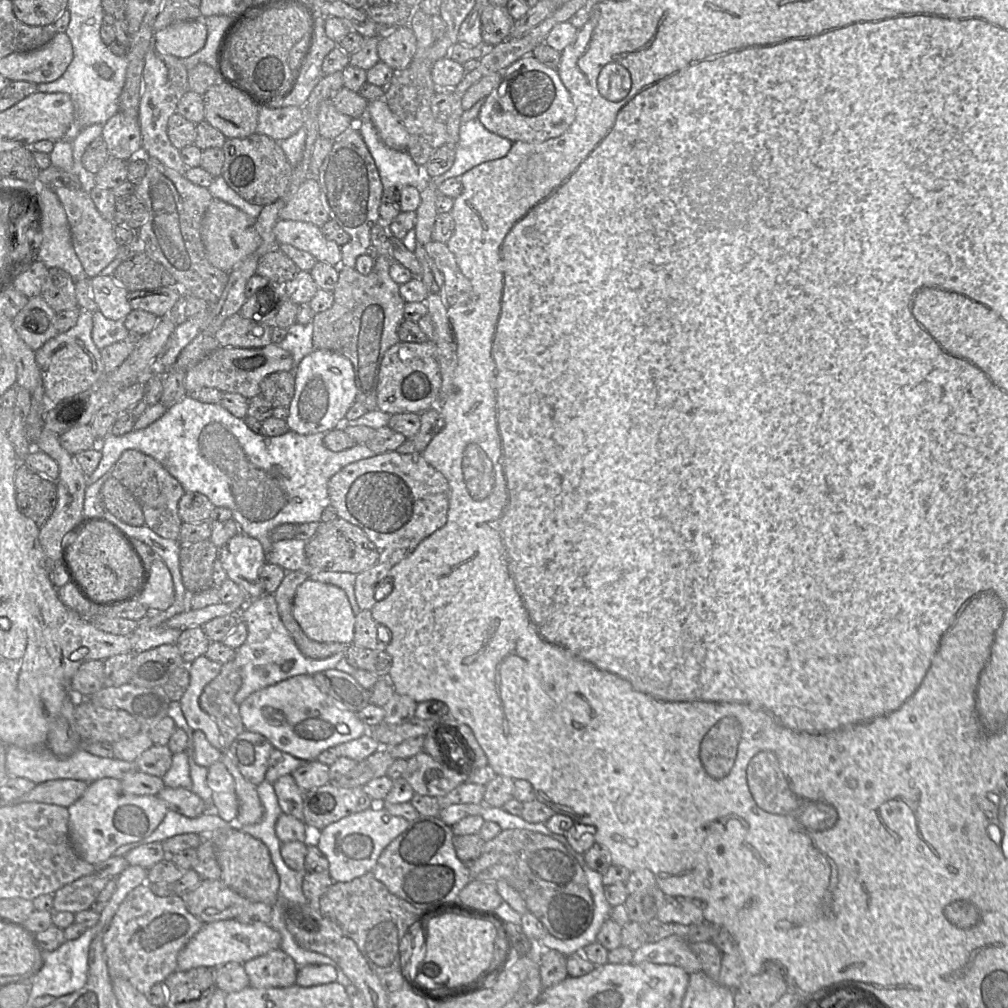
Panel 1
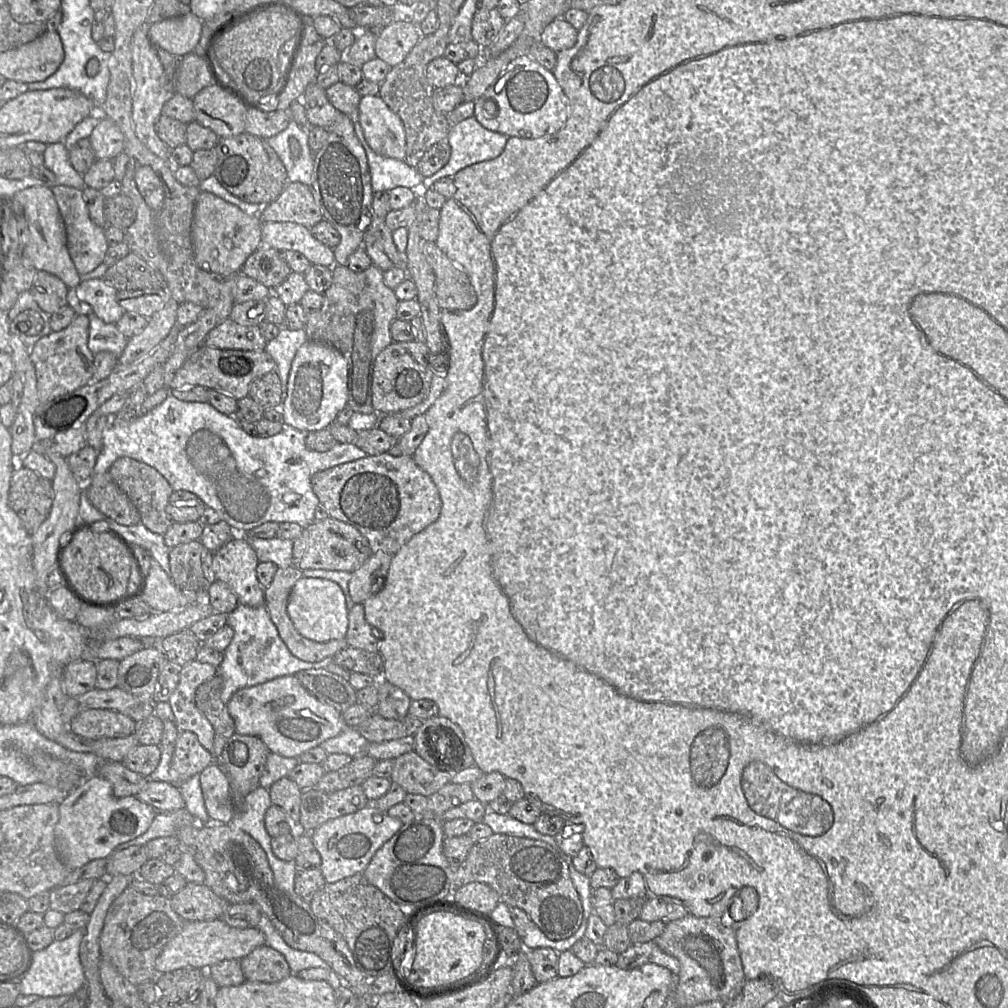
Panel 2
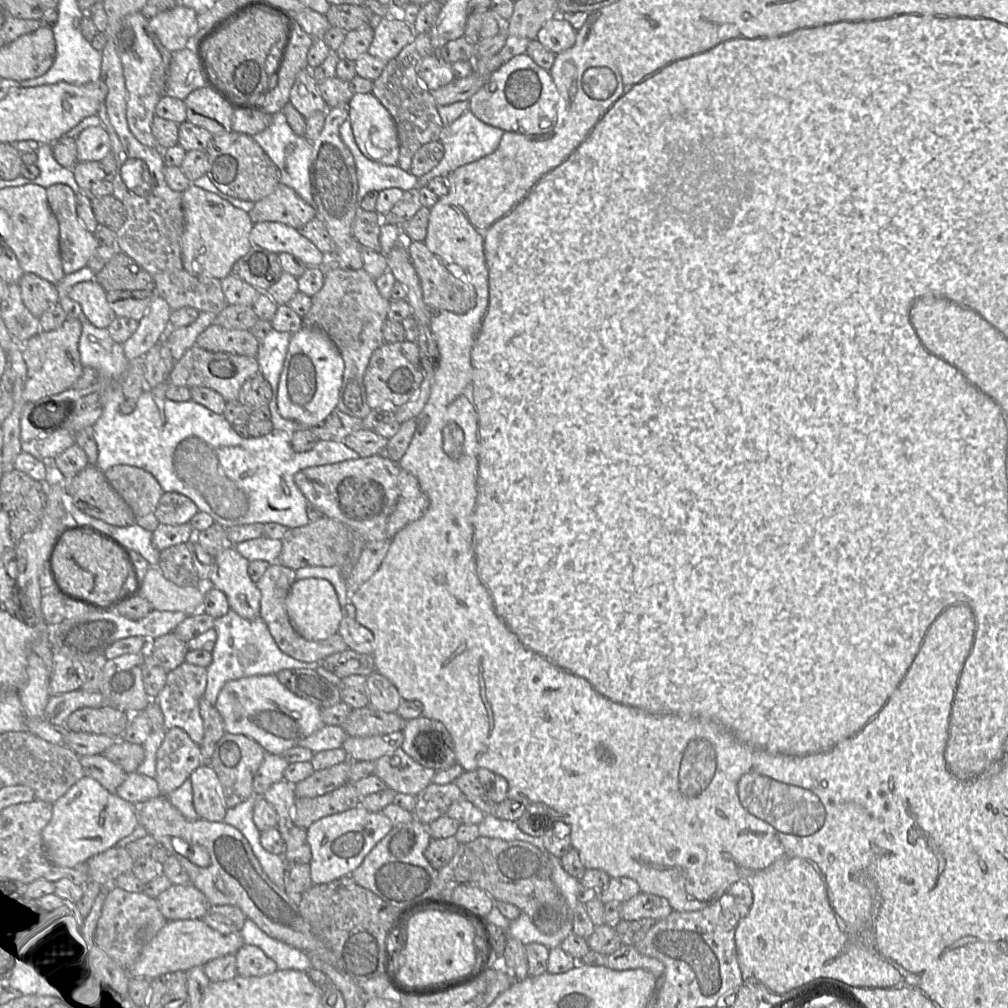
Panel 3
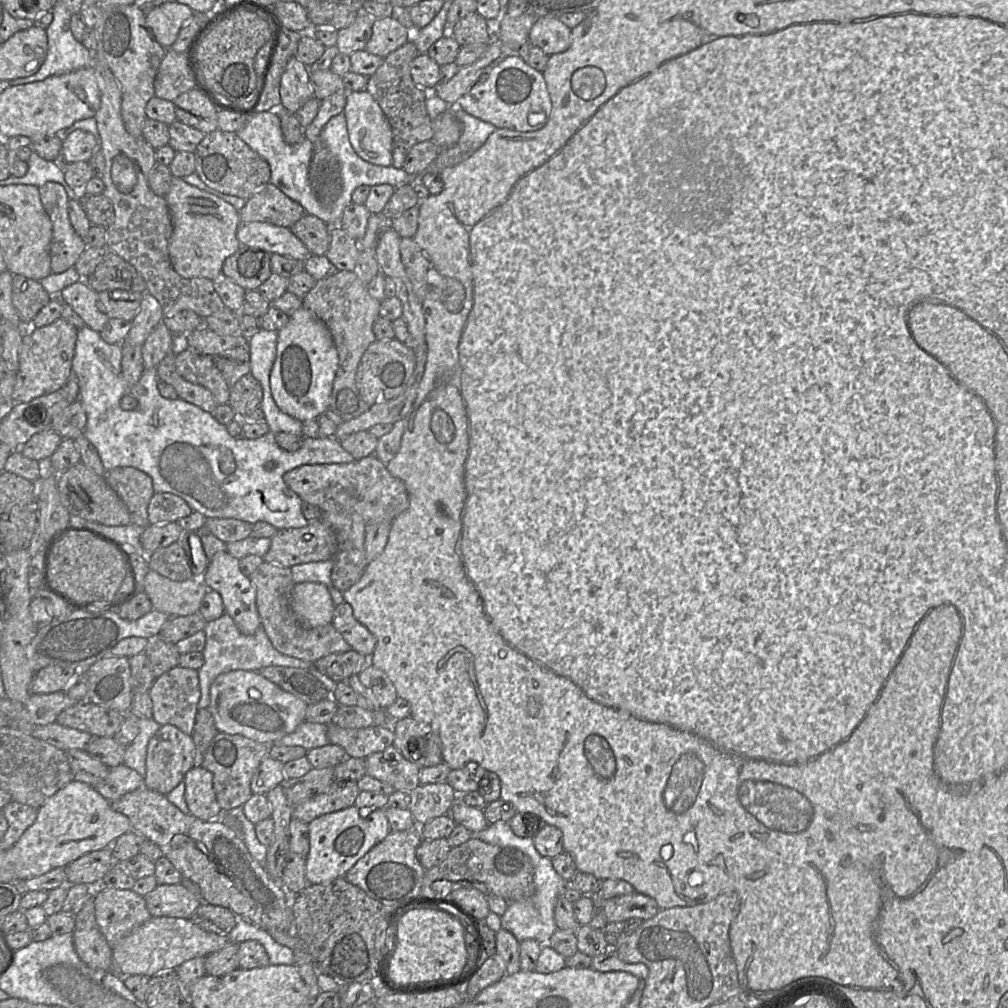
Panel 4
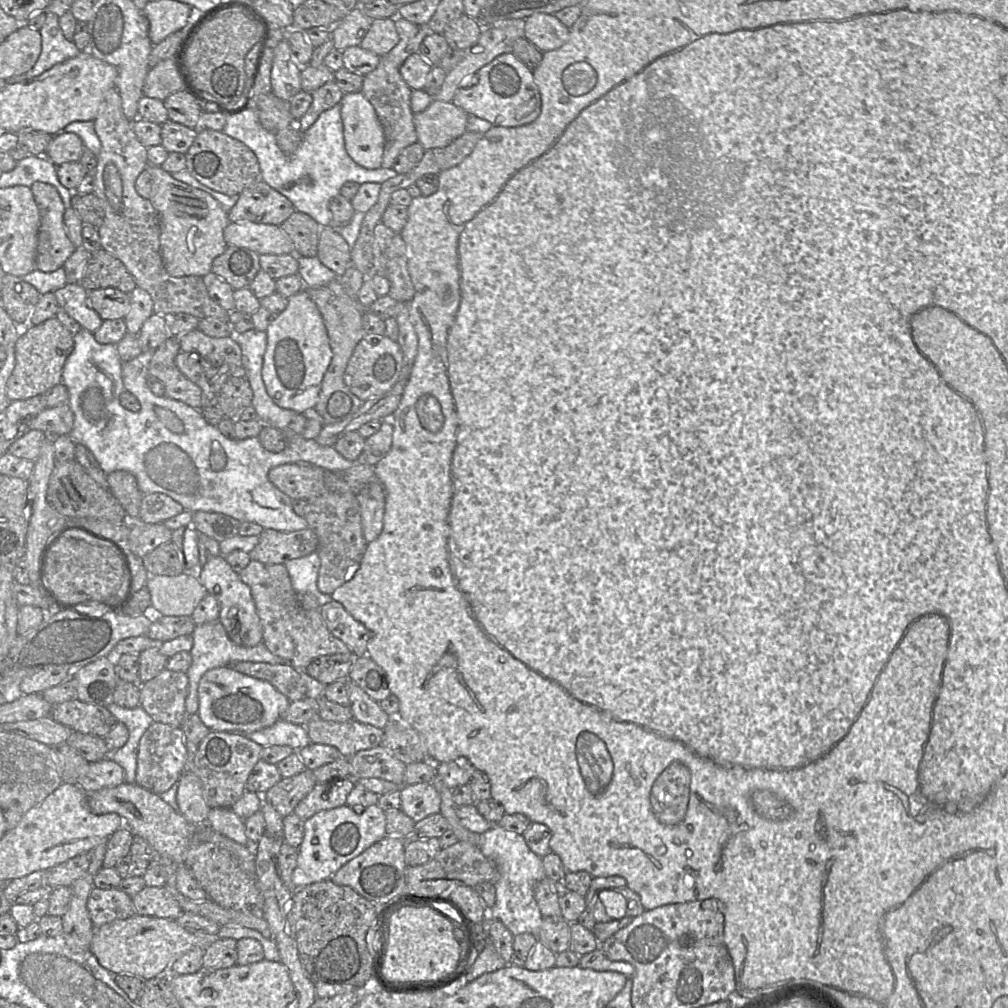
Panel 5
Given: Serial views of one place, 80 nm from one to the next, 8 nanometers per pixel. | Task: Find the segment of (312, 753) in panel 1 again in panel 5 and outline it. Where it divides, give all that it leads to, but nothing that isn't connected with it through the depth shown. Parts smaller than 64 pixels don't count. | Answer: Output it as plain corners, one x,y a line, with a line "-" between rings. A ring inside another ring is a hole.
230,667
208,670
198,684
198,715
211,731
250,733
273,726
281,720
290,700
269,682
244,675

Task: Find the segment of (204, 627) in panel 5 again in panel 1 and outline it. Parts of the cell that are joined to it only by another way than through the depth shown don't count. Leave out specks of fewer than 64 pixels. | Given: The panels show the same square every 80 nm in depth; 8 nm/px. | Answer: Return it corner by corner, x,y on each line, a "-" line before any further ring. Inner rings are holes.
264,594
257,599
248,600
243,609
233,614
239,614
240,621
244,622
247,627
247,638
239,648
235,649
234,657
242,674
242,685
235,695
235,702
238,705
250,694
273,686
290,677
313,675
325,670
335,669
338,662
345,657
345,651
319,660
304,656
283,625
276,600
272,594
-
289,661
293,662
293,667
288,672
285,672
283,665

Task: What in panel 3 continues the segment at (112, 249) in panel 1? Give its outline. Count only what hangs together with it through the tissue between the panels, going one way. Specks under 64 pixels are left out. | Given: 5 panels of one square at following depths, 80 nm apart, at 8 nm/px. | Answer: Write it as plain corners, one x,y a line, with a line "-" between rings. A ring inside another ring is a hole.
65,184
46,188
49,207
59,224
59,247
64,274
74,273
87,266
99,244
76,211
76,195

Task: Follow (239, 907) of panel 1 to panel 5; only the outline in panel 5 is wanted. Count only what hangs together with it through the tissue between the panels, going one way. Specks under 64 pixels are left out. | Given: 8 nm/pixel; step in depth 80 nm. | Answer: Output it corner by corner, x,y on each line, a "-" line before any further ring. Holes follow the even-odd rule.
146,886
132,897
136,915
176,920
184,912
166,887

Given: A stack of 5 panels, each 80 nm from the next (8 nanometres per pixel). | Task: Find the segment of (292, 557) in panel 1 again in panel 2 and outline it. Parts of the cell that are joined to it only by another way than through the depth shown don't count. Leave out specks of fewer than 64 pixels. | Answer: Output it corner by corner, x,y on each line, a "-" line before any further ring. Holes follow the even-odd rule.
278,537
271,539
245,538
255,551
259,562
273,562
280,568
292,566
293,540

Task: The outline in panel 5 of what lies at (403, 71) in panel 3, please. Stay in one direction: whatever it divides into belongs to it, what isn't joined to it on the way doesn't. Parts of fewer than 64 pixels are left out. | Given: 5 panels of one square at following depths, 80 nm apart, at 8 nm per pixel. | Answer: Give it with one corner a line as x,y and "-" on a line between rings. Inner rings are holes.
385,55
381,56
375,70
363,76
360,92
374,107
384,130
385,145
381,168
392,168
401,151
418,142
411,109
412,89
402,78
400,67

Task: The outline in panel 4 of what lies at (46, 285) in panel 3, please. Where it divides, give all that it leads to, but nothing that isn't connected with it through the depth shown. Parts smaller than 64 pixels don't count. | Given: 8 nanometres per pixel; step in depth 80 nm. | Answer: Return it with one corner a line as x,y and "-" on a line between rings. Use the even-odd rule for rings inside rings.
13,275
12,279
12,304
16,309
19,318
24,323
31,323
38,312
46,306
51,299
57,299
62,302
60,298
61,293
48,294
39,281
26,278
22,275

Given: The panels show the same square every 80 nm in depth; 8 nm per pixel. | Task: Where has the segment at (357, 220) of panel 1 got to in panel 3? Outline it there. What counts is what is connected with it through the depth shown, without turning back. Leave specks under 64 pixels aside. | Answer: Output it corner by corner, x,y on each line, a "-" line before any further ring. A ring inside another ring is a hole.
347,107
328,108
324,127
312,143
309,166
311,193
317,205
317,217
325,224
335,242
336,251
343,250
351,238
352,224
358,204
358,180
355,159
340,137
340,126
348,120

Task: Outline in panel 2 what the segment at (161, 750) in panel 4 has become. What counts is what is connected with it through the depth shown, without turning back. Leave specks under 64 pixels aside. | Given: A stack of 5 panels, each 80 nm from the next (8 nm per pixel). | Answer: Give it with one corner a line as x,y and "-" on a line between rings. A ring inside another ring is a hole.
179,730
170,765
171,784
182,784
214,761
210,751
201,745
193,732

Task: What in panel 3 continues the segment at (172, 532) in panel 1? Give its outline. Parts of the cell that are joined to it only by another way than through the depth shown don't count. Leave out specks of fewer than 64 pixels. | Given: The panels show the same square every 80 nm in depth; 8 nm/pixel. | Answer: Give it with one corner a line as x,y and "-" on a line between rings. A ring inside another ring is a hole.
115,465
104,472
113,489
132,509
135,522
153,532
160,524
155,516
164,491
148,471
129,465

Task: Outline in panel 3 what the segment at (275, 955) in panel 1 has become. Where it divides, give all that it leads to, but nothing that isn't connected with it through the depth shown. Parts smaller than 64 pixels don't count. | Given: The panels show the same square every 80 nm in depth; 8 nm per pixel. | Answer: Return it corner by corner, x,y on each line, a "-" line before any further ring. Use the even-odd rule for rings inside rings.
244,944
236,952
237,972
244,977
260,977
278,970
274,960
256,945

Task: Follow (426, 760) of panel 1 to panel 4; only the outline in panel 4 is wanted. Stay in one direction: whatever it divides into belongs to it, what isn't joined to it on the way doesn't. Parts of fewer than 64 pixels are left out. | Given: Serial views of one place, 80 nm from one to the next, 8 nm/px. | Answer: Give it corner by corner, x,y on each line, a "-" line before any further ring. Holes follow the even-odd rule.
393,746
374,753
366,760
366,775
394,788
395,791
410,793
419,783
420,767
407,759

